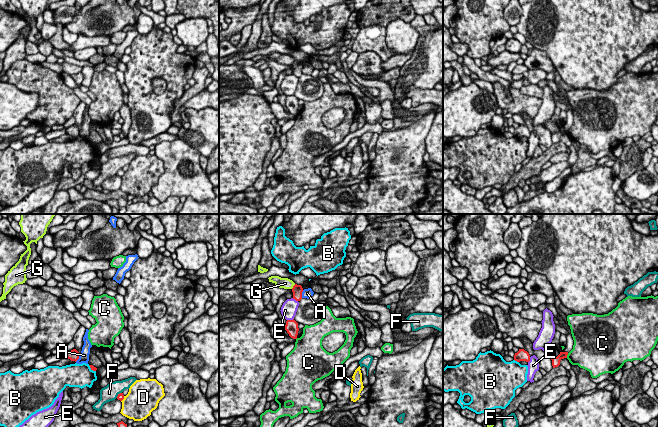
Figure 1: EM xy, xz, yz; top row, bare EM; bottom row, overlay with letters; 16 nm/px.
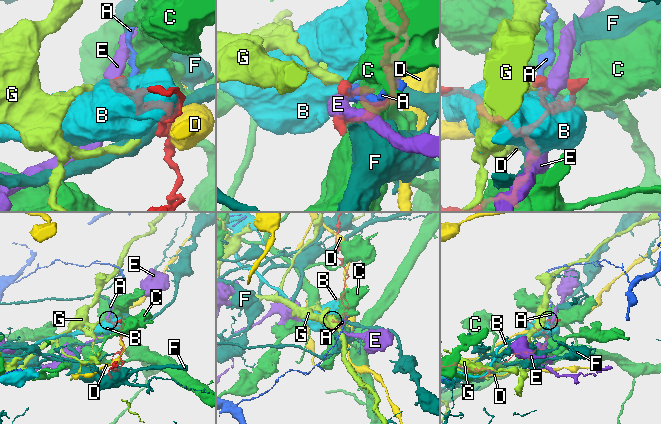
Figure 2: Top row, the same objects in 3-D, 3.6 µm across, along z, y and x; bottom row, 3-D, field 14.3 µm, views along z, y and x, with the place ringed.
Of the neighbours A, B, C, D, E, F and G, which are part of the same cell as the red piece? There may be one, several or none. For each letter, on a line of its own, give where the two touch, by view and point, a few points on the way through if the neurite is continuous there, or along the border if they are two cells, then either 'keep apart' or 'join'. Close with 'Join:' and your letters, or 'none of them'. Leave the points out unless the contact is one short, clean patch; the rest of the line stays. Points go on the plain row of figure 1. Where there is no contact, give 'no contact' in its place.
A: meets red in xz at (301, 70); border along xz (303, 66), (301, 73); keep apart
B: meets red in yz at (516, 136); keep apart
C: meets red in yz at (567, 130); keep apart
D: meets red in xy at (123, 174); keep apart
E: meets red in xz at (290, 96); keep apart
F: meets red in xy at (118, 171); keep apart
G: meets red in xz at (293, 62); border along xz (295, 60), (291, 64); keep apart
Join: none of them

